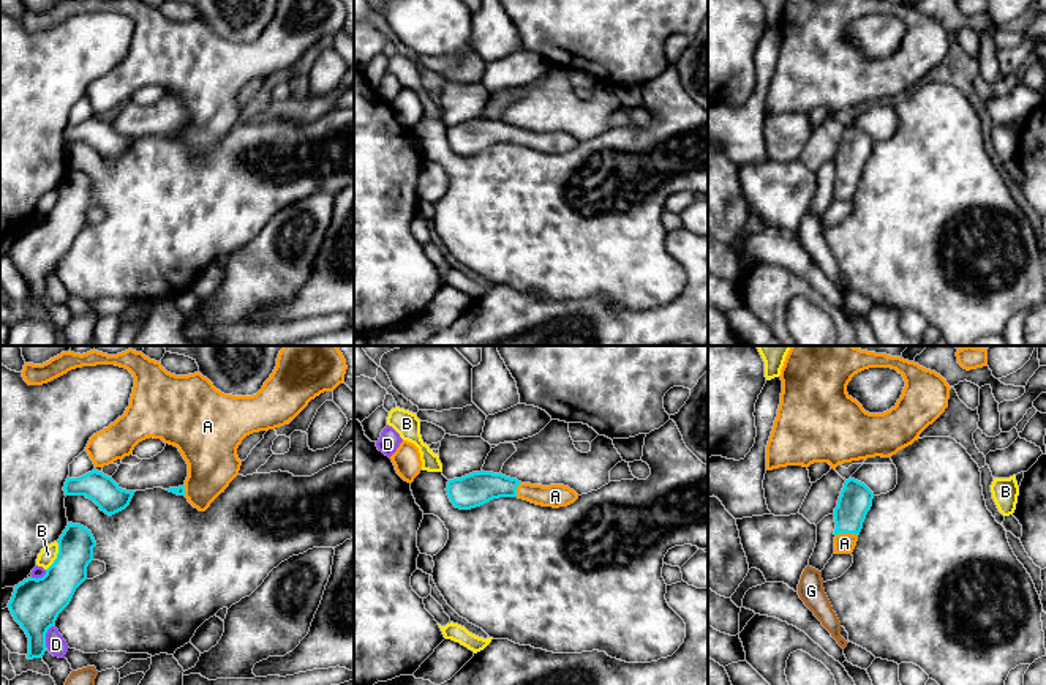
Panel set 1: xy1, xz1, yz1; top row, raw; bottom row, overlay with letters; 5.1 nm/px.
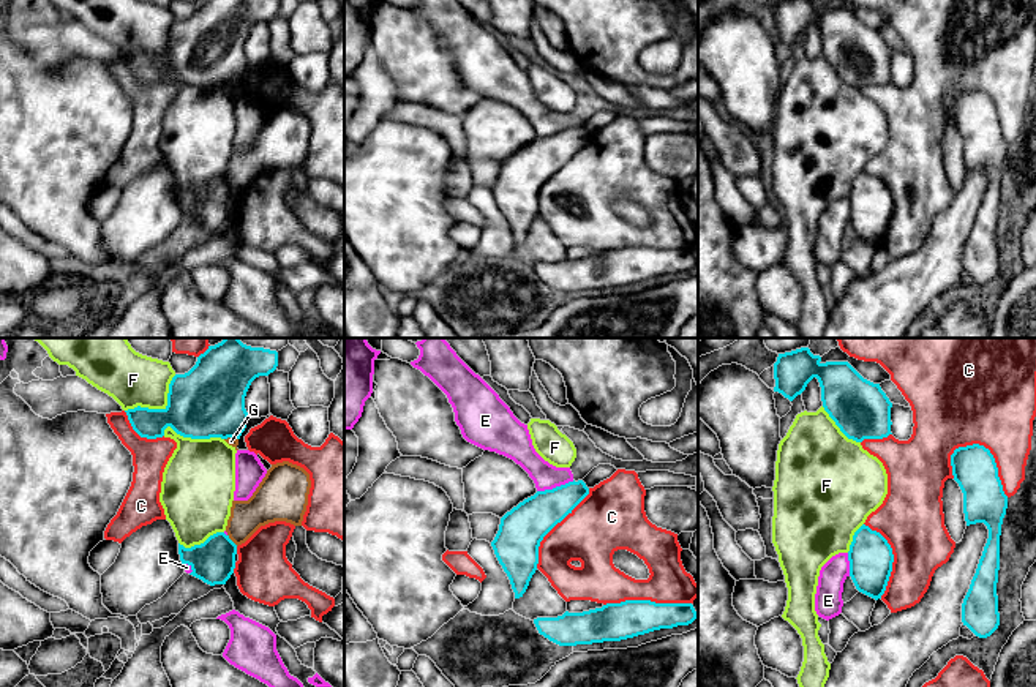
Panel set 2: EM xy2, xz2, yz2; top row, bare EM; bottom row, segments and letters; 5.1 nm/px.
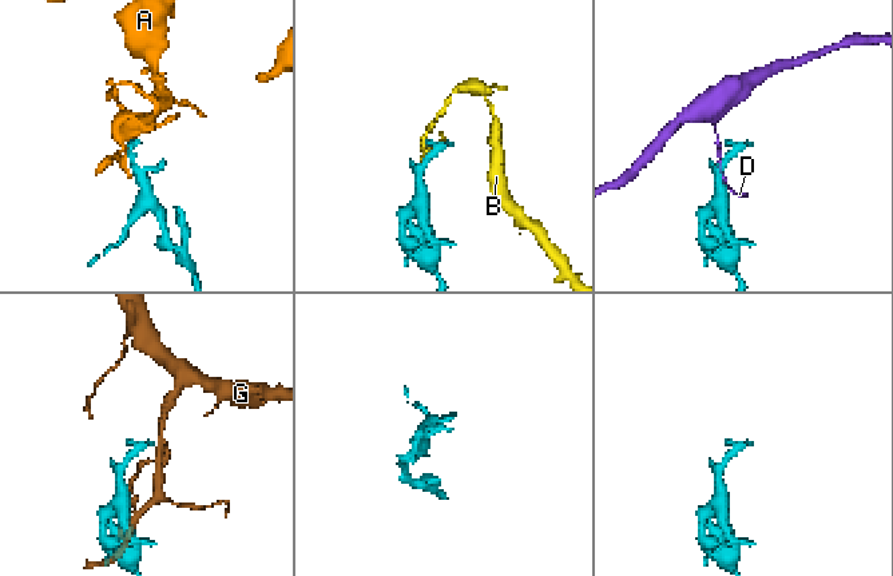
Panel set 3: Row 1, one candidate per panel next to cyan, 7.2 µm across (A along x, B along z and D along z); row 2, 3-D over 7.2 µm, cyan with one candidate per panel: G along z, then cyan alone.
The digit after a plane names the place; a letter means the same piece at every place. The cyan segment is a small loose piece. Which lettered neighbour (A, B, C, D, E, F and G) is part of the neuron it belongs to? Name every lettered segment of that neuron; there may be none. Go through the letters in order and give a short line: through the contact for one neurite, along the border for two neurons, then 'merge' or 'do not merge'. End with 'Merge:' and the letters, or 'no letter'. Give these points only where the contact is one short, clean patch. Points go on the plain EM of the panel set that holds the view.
A: merge
B: xy1 (57, 188), (57, 204), (46, 217) | do not merge
C: do not merge
D: do not merge
E: xz2 (574, 127), (537, 138) | do not merge
F: do not merge
G: do not merge
Merge: A

